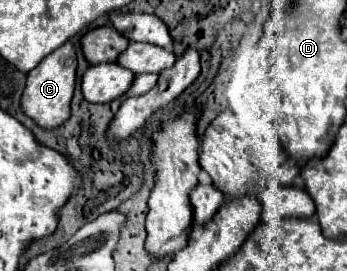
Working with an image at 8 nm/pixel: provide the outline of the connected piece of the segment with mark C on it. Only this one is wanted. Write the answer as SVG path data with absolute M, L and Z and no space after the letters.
M67 41L51 55L47 55L35 69L27 75L27 87L23 91L23 111L33 117L41 127L57 127L69 119L69 107L77 83L77 55L75 45Z

